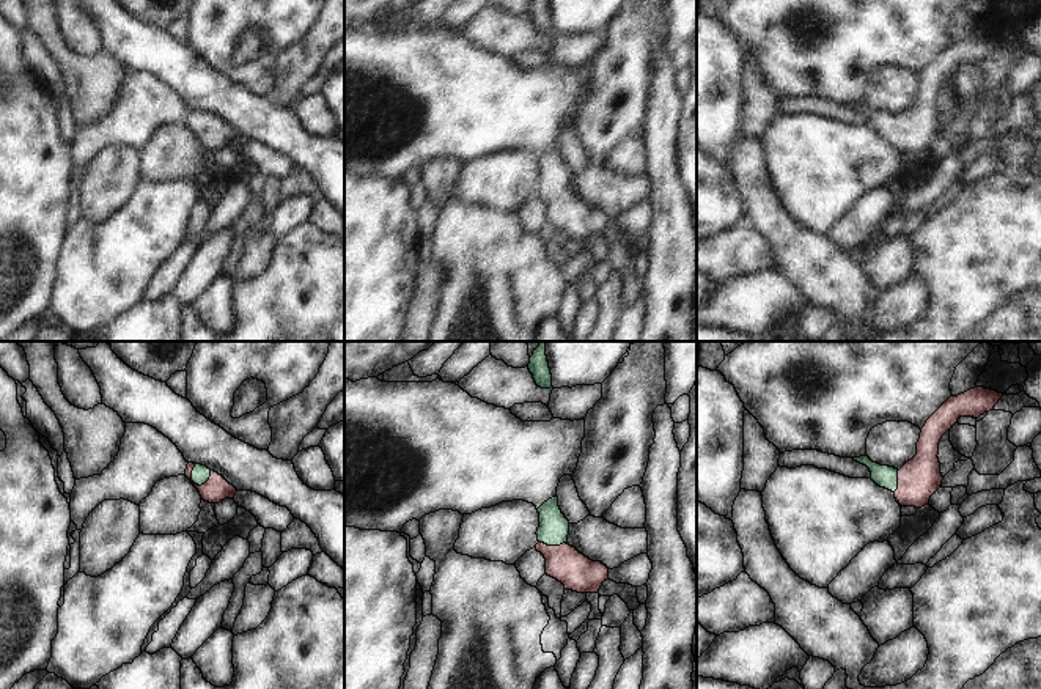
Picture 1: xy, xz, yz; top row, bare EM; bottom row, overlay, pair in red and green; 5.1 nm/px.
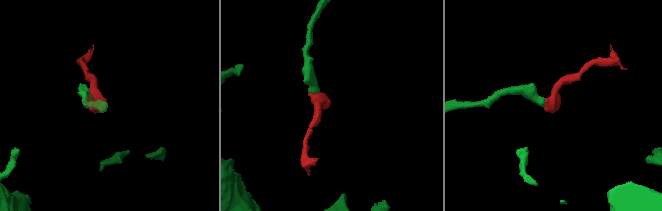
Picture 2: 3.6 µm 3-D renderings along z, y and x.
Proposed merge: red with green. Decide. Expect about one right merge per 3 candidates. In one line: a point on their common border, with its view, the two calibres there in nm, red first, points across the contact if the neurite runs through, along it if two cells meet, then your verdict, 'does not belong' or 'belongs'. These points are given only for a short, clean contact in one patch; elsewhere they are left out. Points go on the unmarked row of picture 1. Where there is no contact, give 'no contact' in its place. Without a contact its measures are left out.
contact xy (191, 125); calibres 120 and 90 nm; way xy (216, 136), (198, 132), (191, 125), (200, 121); belongs

